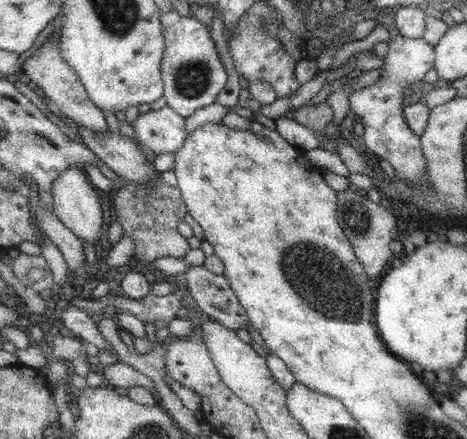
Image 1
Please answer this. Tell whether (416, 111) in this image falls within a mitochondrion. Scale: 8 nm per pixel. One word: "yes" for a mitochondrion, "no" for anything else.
no

